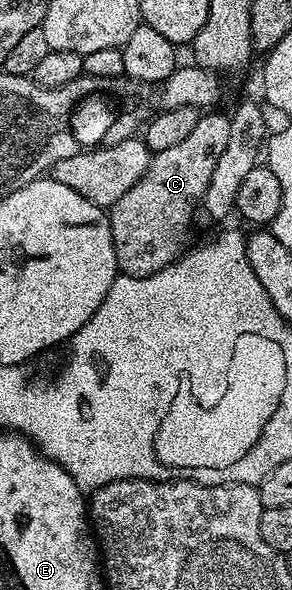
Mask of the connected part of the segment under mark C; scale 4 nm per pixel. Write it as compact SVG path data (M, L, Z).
M217 112L202 113L199 124L195 124L195 128L191 131L191 136L185 137L179 144L174 144L172 148L167 148L164 152L153 154L149 159L149 171L141 177L135 184L135 188L129 189L124 196L119 196L119 200L115 200L115 204L108 207L109 223L111 224L111 240L115 244L115 260L117 261L118 271L132 278L146 278L155 272L159 272L163 268L167 268L172 262L177 261L186 253L185 237L189 234L189 225L193 222L193 213L198 213L201 205L201 197L207 192L207 186L211 184L211 174L215 172L215 164L219 164L219 156L223 156L223 148L227 148L227 140L231 132L231 124L229 123L230 115L213 114Z

